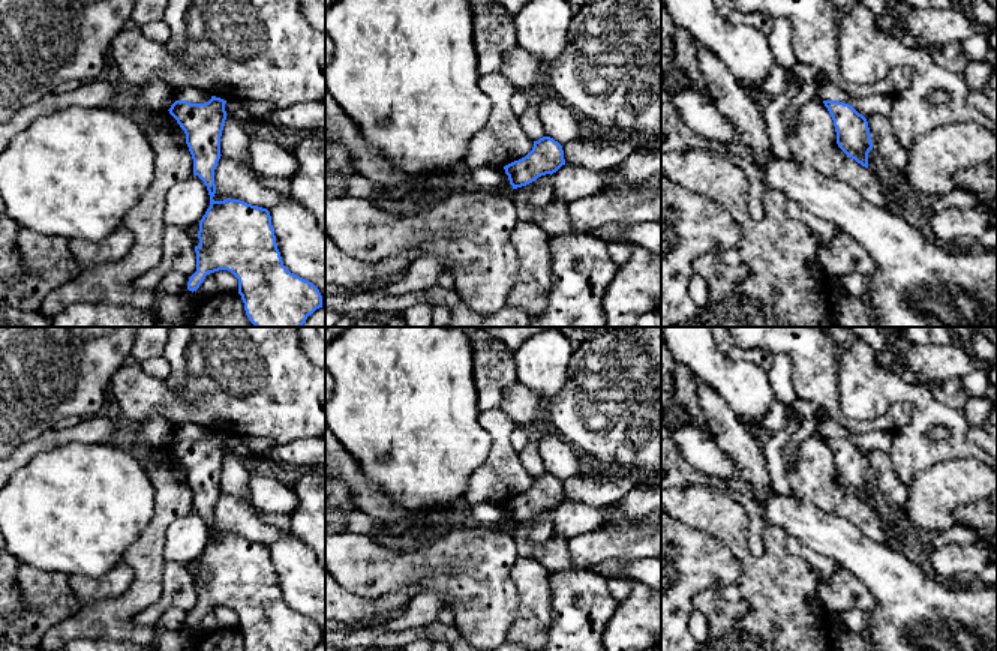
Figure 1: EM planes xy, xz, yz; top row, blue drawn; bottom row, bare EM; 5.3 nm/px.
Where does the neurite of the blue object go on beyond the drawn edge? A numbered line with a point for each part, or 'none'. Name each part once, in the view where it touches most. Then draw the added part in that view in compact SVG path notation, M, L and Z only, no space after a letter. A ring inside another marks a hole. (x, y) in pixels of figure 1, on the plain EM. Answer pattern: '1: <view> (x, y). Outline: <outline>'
none

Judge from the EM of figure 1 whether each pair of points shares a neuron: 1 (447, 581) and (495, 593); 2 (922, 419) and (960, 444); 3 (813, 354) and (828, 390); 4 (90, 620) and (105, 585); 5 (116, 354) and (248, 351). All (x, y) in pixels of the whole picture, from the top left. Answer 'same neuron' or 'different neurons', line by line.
1: same neuron
2: same neuron
3: same neuron
4: different neurons
5: different neurons

